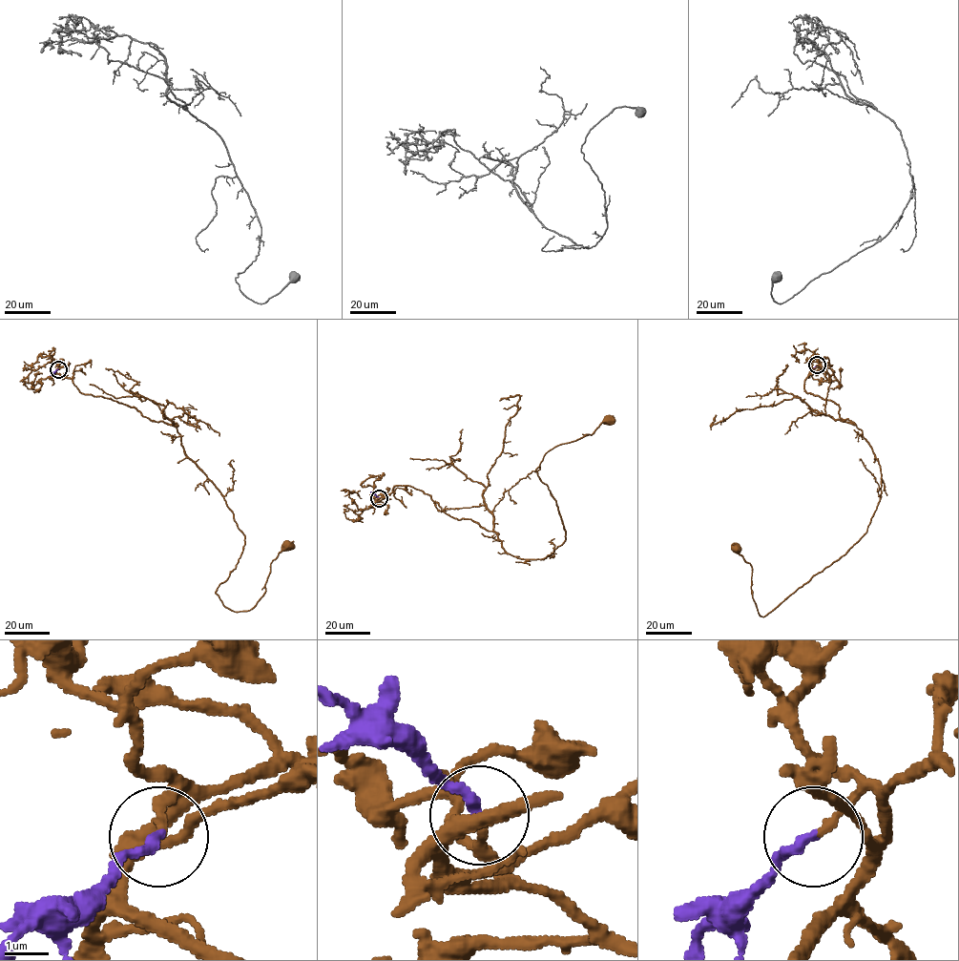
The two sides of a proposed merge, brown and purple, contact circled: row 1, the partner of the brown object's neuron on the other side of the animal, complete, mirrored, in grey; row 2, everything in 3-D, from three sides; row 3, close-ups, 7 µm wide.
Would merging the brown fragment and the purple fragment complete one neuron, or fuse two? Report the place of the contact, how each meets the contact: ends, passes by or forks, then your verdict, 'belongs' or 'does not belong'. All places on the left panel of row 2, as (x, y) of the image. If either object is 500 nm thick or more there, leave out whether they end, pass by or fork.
at (58, 369); brown ends there; purple ends there; belongs

